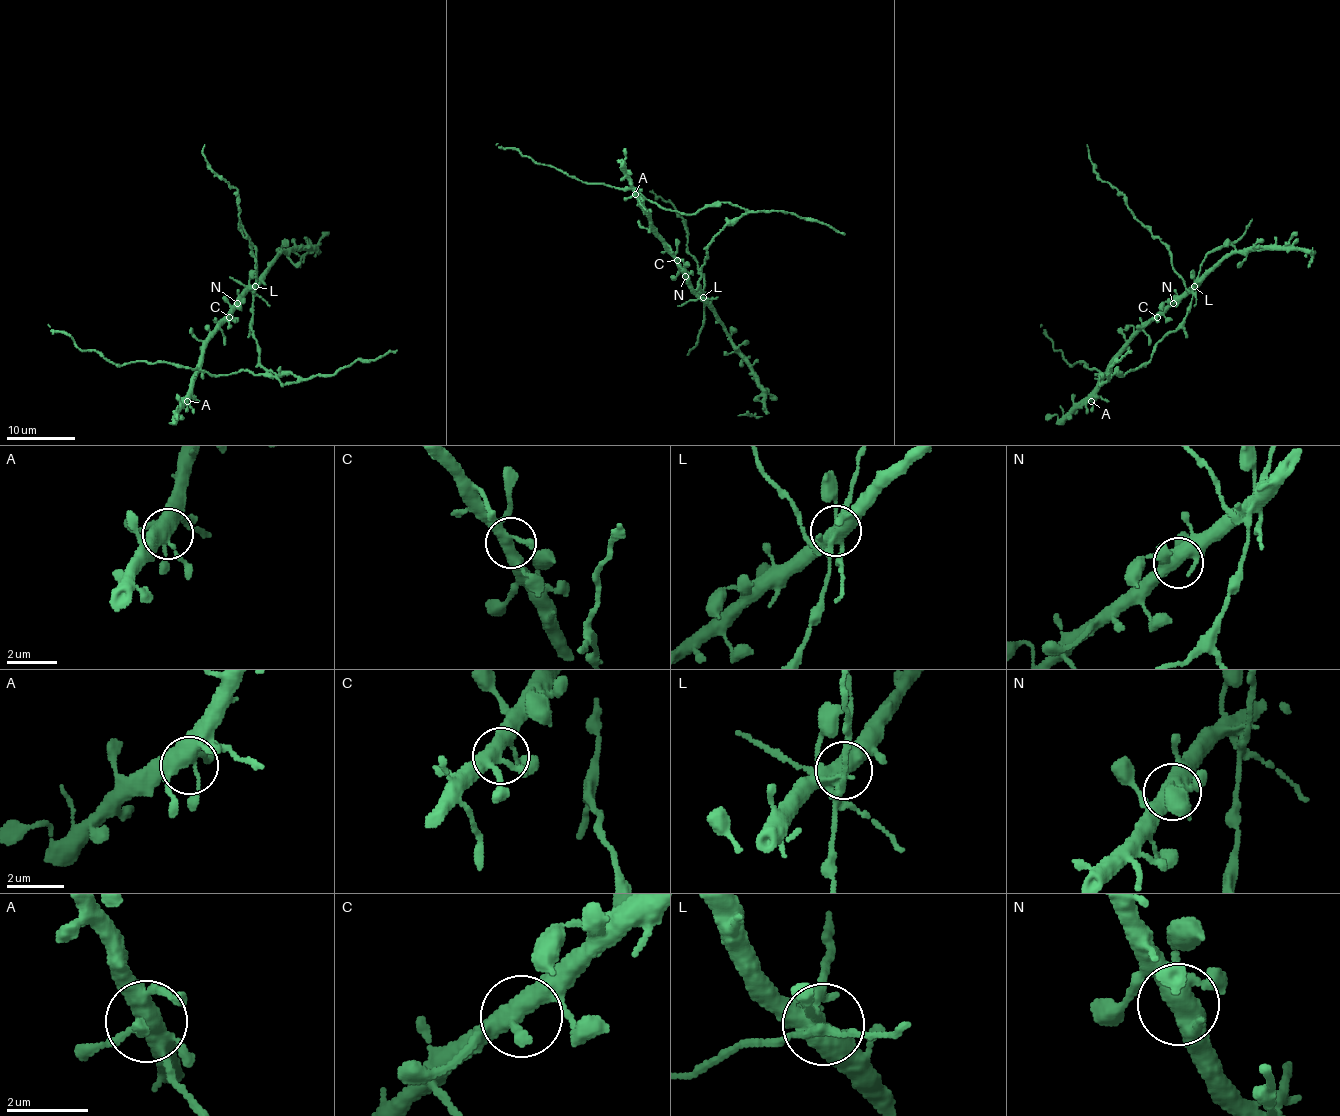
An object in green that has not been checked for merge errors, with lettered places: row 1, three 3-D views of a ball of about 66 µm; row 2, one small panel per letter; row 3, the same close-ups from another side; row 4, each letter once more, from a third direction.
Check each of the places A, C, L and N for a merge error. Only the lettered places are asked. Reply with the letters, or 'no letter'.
L

